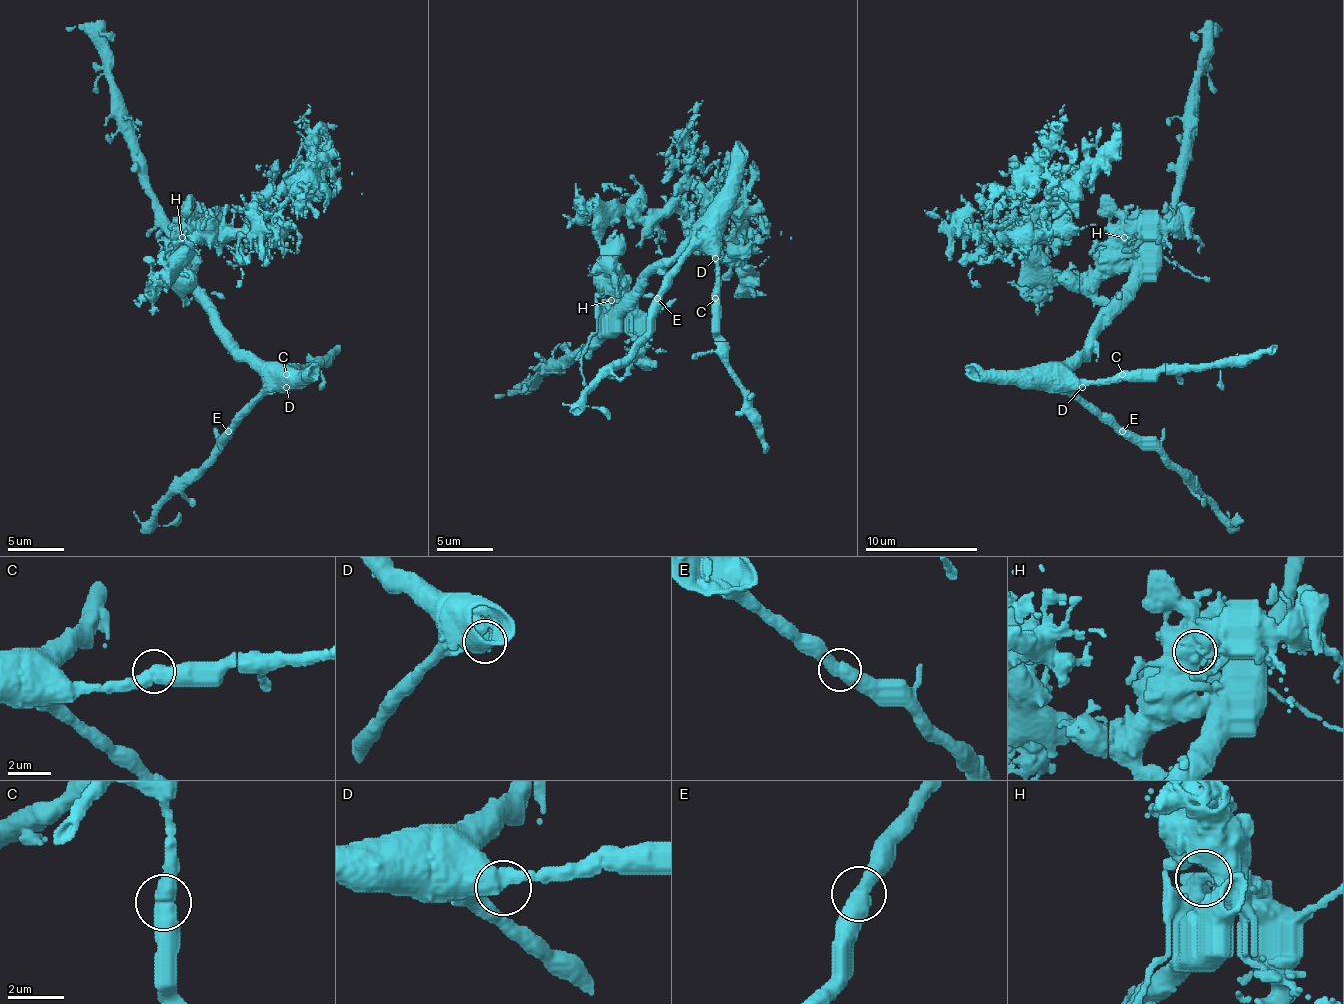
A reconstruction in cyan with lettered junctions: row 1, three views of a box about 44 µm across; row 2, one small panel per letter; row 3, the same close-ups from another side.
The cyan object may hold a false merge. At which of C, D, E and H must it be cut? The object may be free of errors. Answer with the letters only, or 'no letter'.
H

